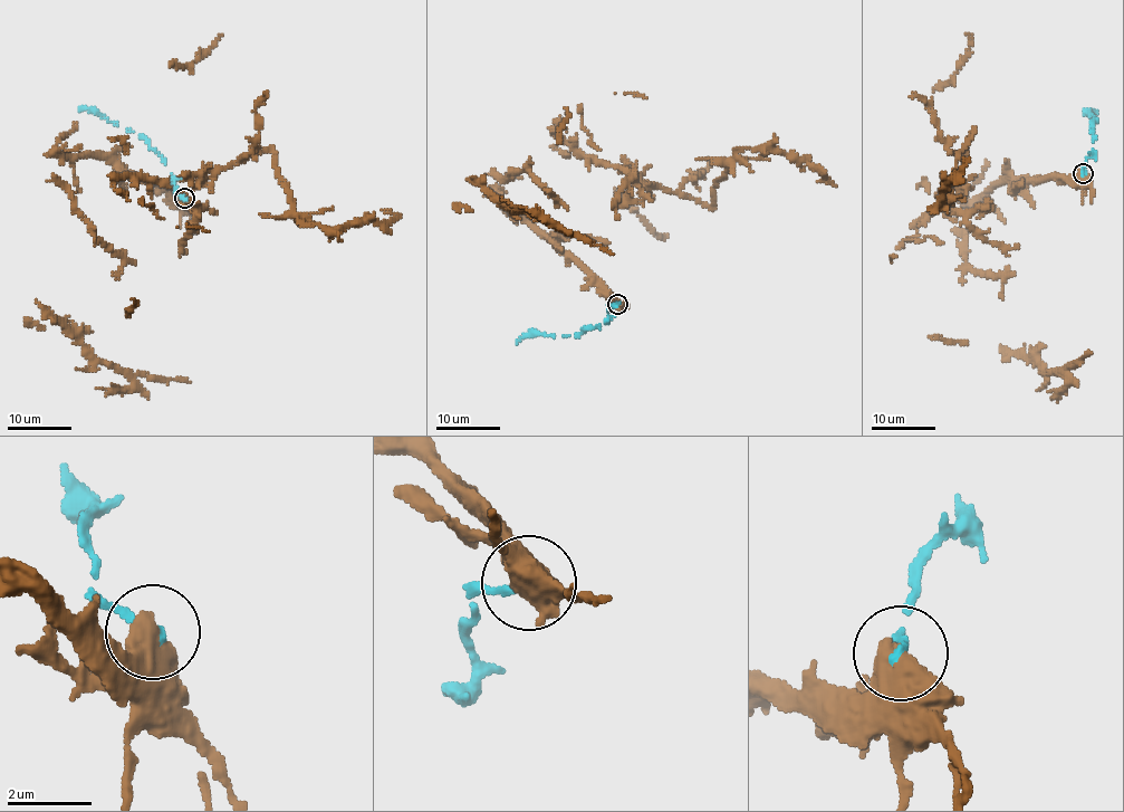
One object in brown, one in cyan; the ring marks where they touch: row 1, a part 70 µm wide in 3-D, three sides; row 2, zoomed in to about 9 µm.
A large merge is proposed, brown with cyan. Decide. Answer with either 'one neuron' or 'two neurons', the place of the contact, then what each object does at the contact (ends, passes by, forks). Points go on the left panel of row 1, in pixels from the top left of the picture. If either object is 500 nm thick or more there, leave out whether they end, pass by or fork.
two neurons | (184, 198)

